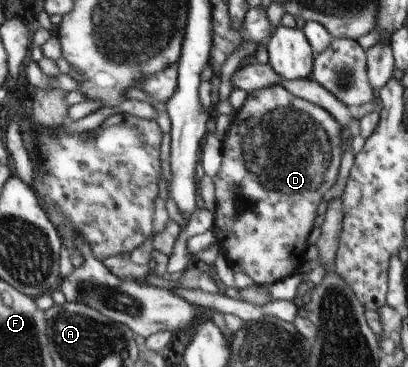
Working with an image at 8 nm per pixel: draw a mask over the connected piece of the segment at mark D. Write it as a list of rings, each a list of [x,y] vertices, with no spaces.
[[[282,85],[248,93],[222,140],[222,164],[213,177],[216,195],[214,236],[234,273],[250,276],[256,285],[274,284],[300,272],[307,262],[308,236],[324,194],[336,184],[344,149],[342,126],[321,106],[294,96]]]

